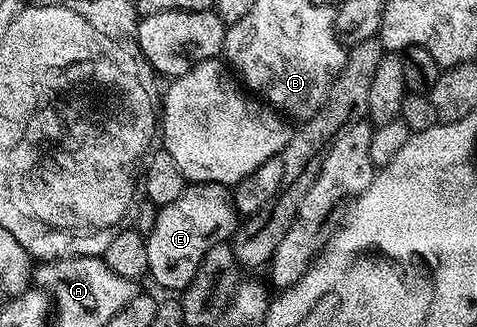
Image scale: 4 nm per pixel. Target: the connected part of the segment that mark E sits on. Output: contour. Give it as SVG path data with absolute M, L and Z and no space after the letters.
M189 183L184 193L174 202L159 205L154 222L154 230L146 238L146 258L148 259L148 276L160 288L169 288L170 291L179 293L188 287L188 283L198 274L198 266L202 258L215 244L223 244L233 239L238 228L238 213L236 204L232 201L232 192L223 184L193 184Z

